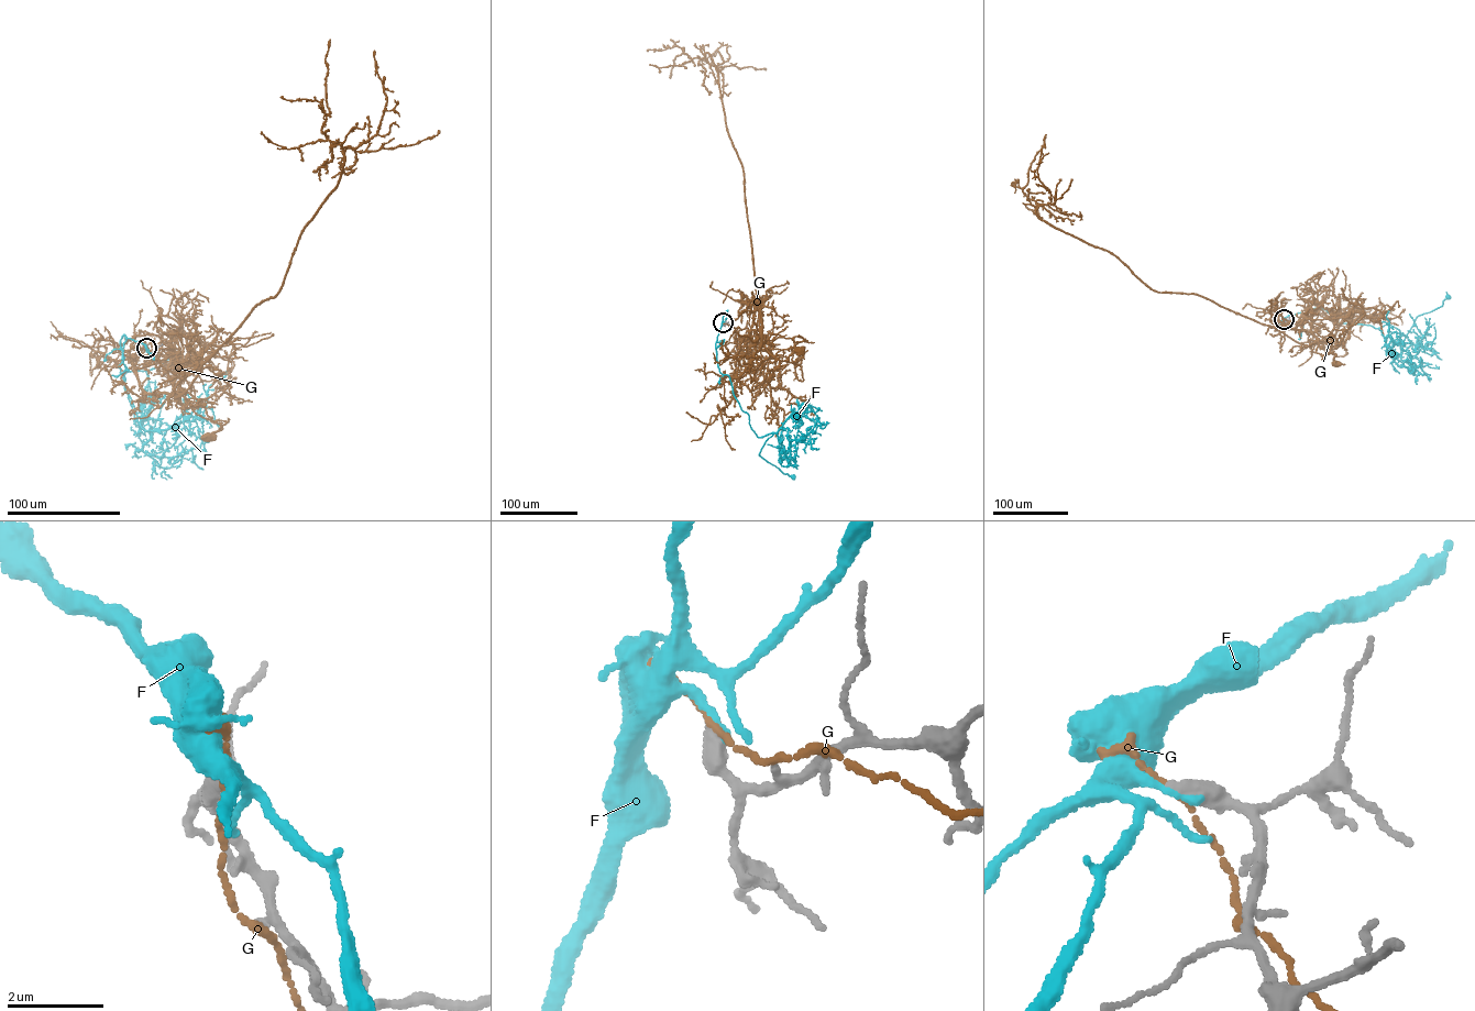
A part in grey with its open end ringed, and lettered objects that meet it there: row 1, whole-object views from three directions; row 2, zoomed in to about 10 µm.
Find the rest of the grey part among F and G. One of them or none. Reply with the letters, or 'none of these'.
none of these

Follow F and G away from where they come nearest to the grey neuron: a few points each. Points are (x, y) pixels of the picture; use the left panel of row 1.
F: (146, 348), (124, 334), (120, 339), (123, 359), (118, 366), (136, 418), (124, 374), (151, 370), (174, 358)
G: (146, 348), (150, 355), (162, 348), (179, 349), (186, 373), (177, 392), (193, 395), (221, 425), (209, 437)

